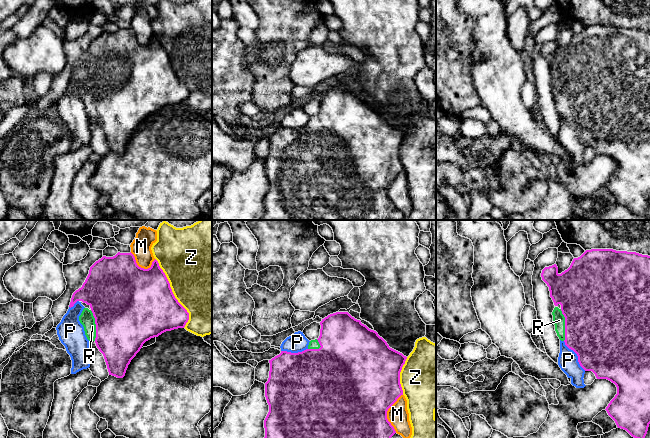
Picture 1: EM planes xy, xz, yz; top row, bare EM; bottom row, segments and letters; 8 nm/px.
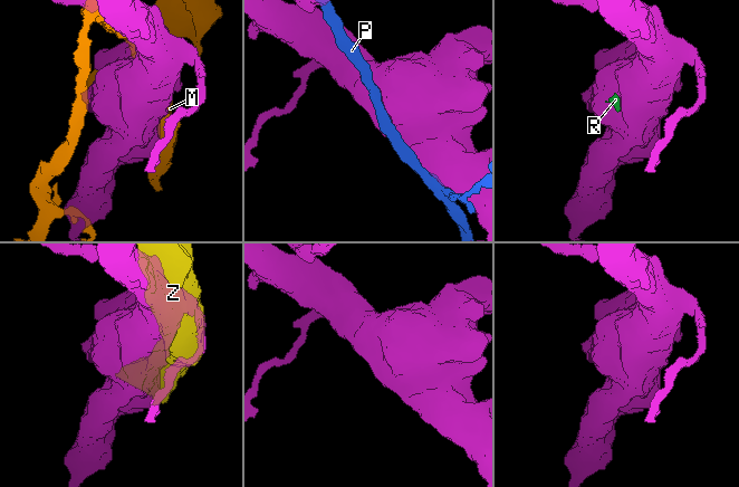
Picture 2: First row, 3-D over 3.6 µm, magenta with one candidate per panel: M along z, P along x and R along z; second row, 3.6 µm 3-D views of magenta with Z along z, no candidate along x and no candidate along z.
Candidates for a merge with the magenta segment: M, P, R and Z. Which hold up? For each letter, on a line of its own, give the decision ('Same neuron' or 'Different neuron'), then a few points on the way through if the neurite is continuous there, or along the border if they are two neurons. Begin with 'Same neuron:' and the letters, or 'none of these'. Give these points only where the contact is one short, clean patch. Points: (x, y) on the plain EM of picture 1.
Same neuron: R
M: Different neuron
P: Different neuron
R: Same neuron. Path across: yz (596, 98), (565, 101), (559, 96)
Z: Different neuron

